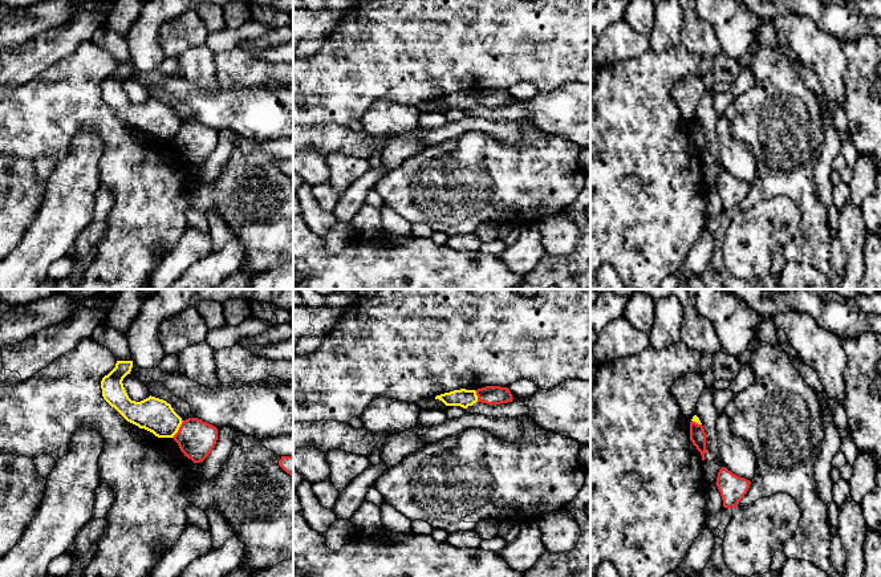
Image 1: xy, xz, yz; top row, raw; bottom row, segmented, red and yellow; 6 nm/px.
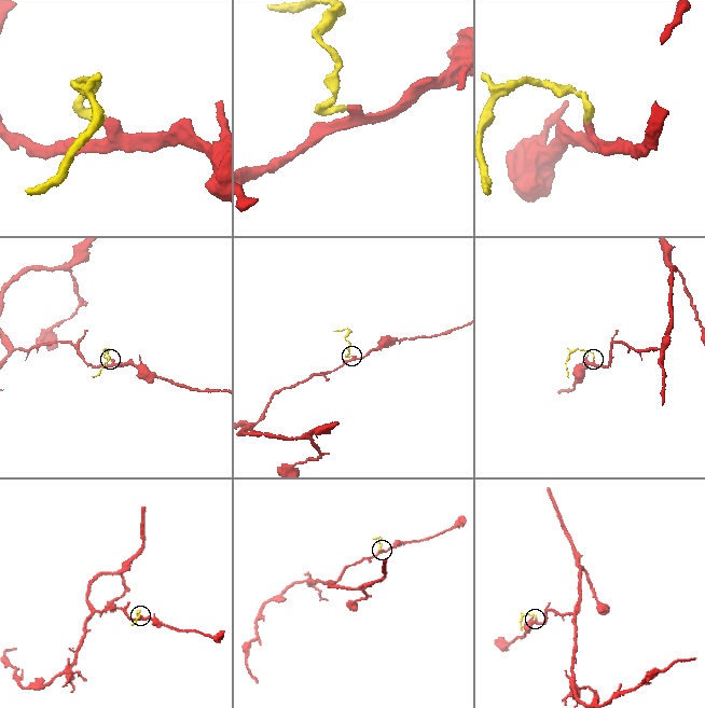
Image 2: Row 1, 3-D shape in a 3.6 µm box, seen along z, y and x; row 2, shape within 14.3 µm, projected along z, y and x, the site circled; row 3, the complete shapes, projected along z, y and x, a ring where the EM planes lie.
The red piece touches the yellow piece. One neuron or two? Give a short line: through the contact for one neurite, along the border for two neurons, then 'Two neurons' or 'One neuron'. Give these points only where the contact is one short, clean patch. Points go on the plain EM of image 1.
Line: xy (183, 124), (173, 139). Two neurons

